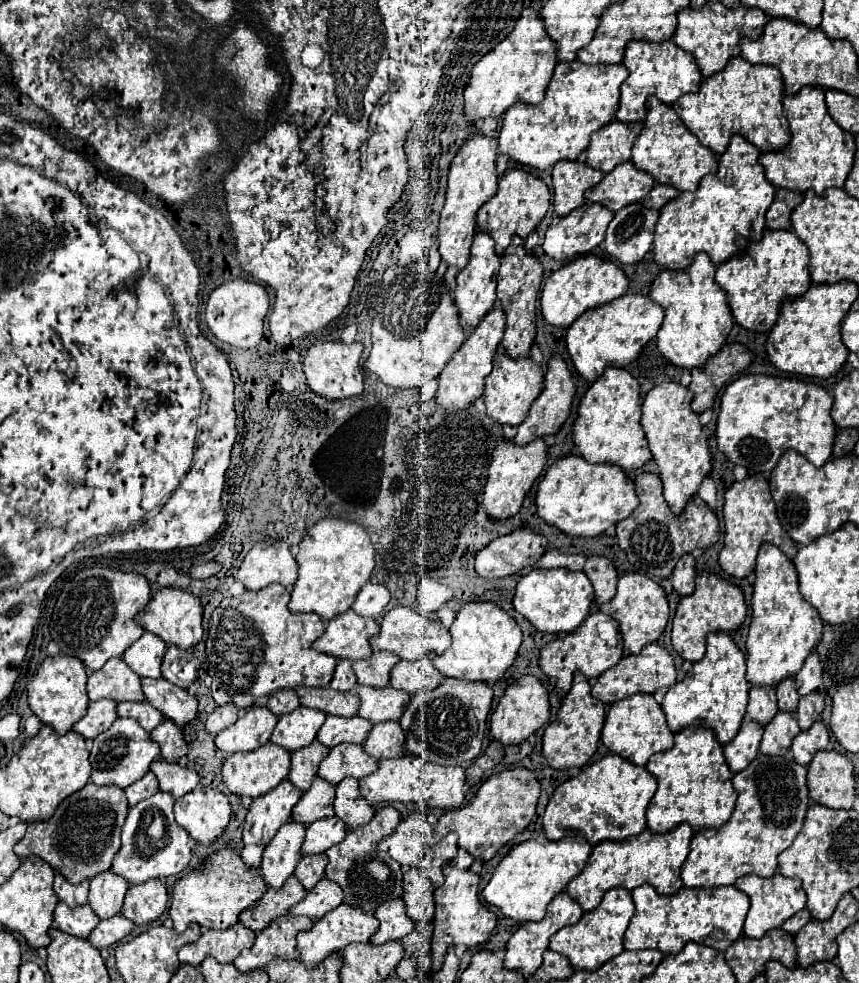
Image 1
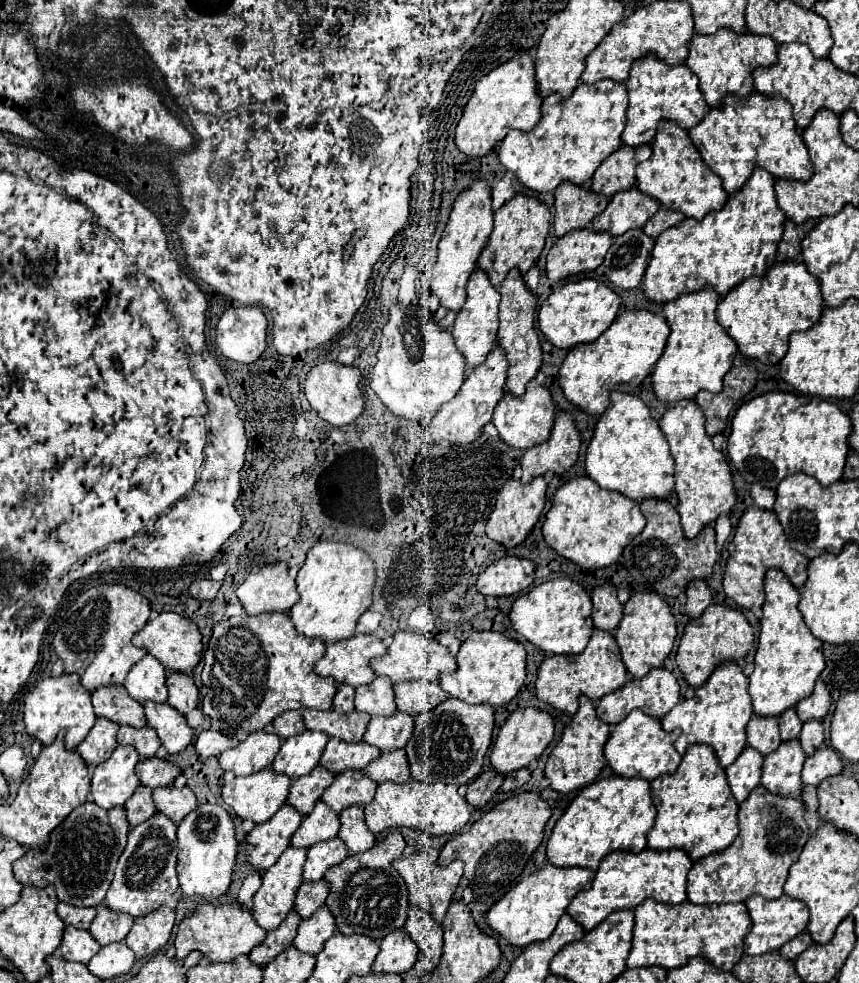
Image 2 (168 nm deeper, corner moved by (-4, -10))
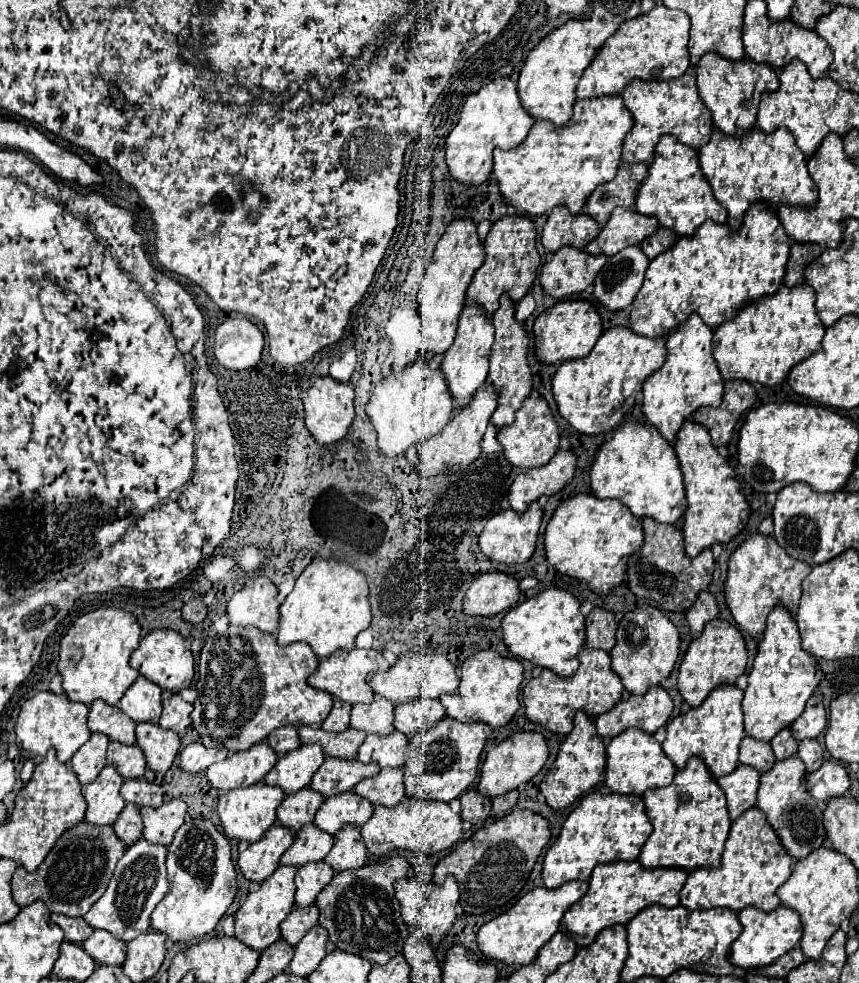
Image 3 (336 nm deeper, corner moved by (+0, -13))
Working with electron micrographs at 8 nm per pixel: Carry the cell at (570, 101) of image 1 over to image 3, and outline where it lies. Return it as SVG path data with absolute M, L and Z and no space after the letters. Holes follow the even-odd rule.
M592 98L592 102L576 102L574 116L564 126L552 126L552 122L534 122L526 140L514 150L494 150L494 176L500 186L500 194L506 204L514 206L520 216L542 216L556 206L570 208L572 216L578 216L588 196L596 186L614 180L620 166L620 154L624 136L632 128L632 114L622 104L622 98Z

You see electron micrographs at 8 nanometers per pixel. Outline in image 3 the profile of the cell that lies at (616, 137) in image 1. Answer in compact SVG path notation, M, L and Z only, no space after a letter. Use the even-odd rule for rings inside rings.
M620 164L618 174L612 182L606 182L604 186L598 186L592 196L588 198L586 206L582 208L582 214L588 214L594 218L600 226L604 226L610 220L610 214L616 206L622 208L634 208L640 184L648 176L648 166L636 164Z

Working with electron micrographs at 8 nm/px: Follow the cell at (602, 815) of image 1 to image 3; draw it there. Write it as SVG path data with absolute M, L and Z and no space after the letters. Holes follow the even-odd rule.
M588 792L580 804L566 818L560 836L548 848L544 856L542 880L544 888L554 890L570 880L590 880L590 874L596 864L608 864L618 860L636 860L640 848L652 834L652 824L646 816L642 798Z

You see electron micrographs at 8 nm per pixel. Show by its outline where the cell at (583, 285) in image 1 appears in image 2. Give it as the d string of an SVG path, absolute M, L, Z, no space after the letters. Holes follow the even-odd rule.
M584 277L578 281L564 283L556 287L546 303L538 311L538 327L548 337L548 341L560 349L570 349L578 343L590 343L600 333L604 333L616 319L620 309L620 297L606 287L602 281Z

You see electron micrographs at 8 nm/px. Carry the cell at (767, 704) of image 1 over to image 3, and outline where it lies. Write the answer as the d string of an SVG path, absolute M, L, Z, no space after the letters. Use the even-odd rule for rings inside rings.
M744 738L740 744L740 764L752 766L758 772L768 772L774 766L774 754L770 744L756 742L754 738Z

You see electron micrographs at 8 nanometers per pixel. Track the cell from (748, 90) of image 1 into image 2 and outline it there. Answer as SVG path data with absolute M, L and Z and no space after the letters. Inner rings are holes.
M752 91L748 97L724 95L720 107L710 107L708 115L688 131L704 163L724 181L726 193L740 189L754 167L764 167L776 179L810 179L812 163L802 137L796 133L790 103Z

